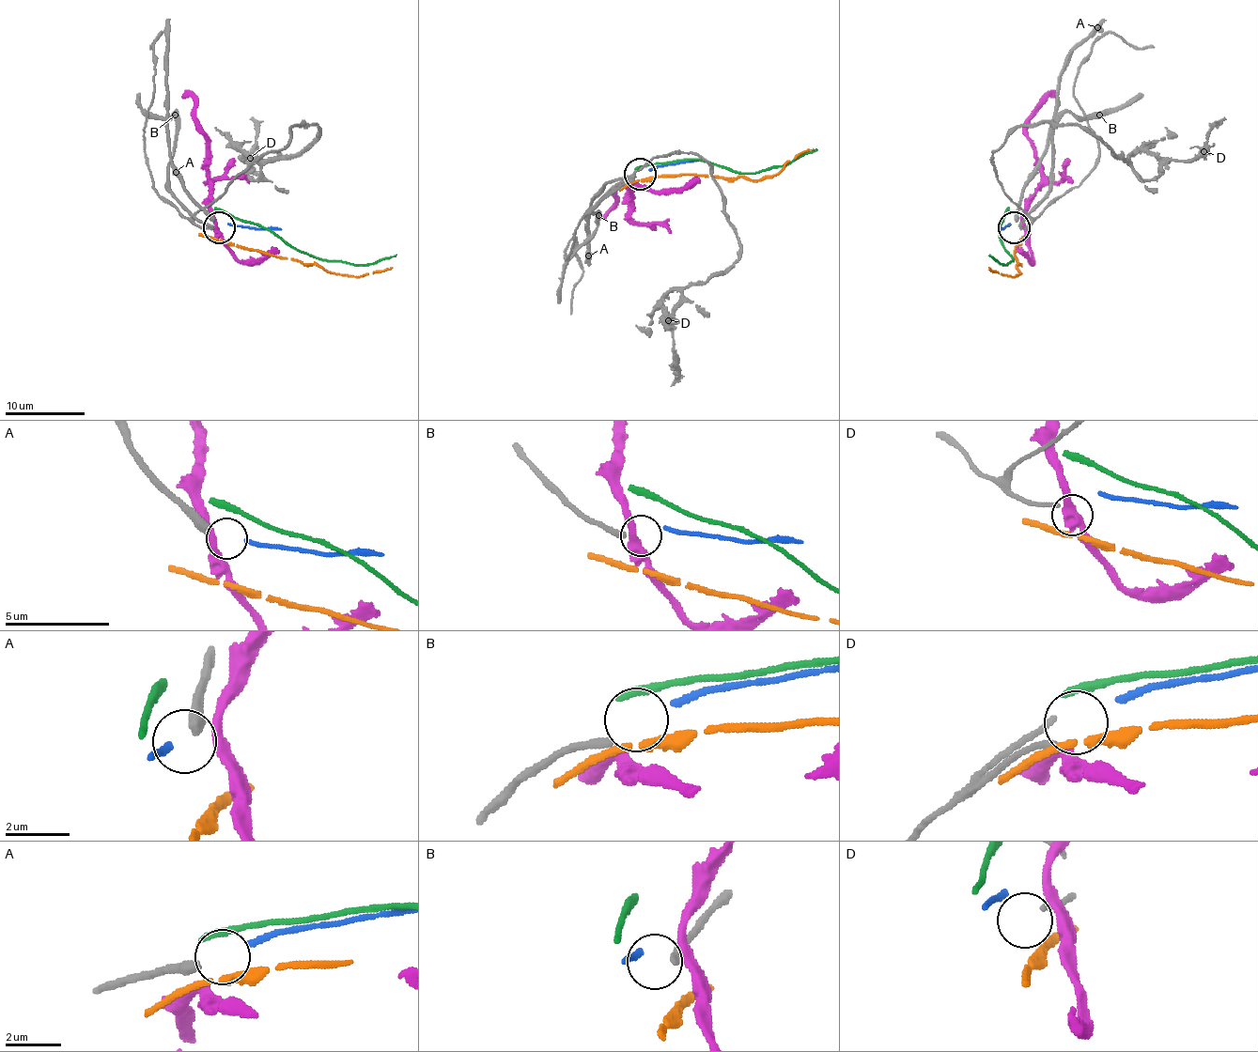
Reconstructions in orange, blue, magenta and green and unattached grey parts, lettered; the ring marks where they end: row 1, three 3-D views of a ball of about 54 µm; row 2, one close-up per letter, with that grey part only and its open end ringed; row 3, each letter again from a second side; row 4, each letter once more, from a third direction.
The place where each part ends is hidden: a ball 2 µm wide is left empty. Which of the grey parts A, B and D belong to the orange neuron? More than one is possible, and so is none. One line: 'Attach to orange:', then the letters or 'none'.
Attach to orange: none

